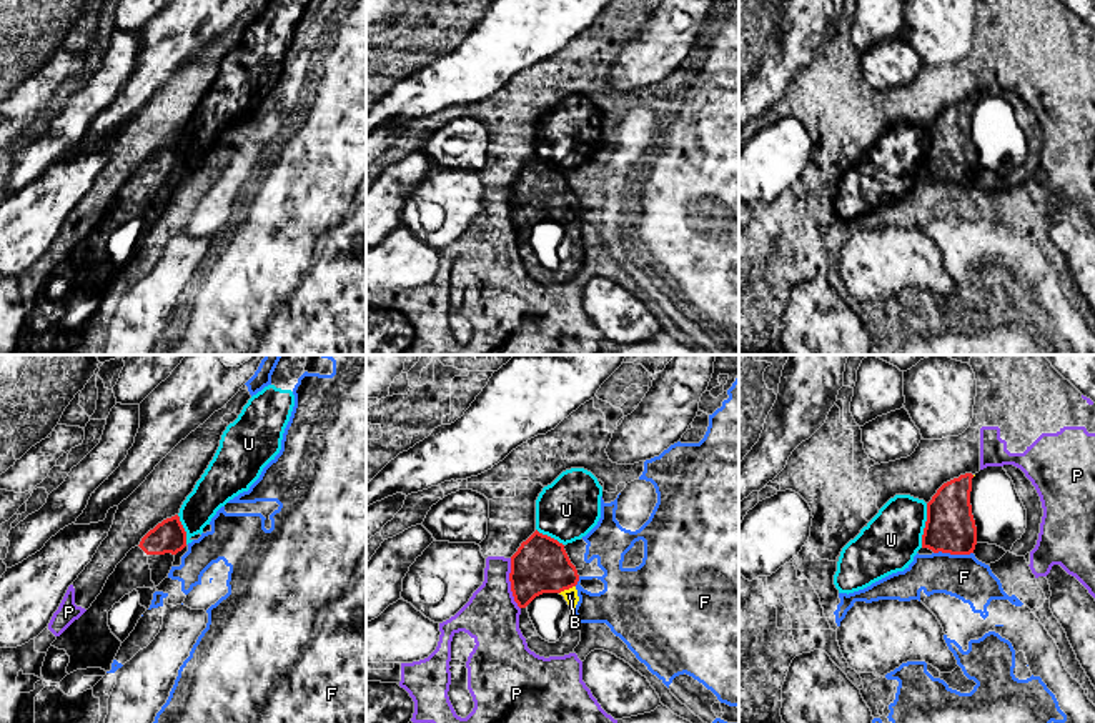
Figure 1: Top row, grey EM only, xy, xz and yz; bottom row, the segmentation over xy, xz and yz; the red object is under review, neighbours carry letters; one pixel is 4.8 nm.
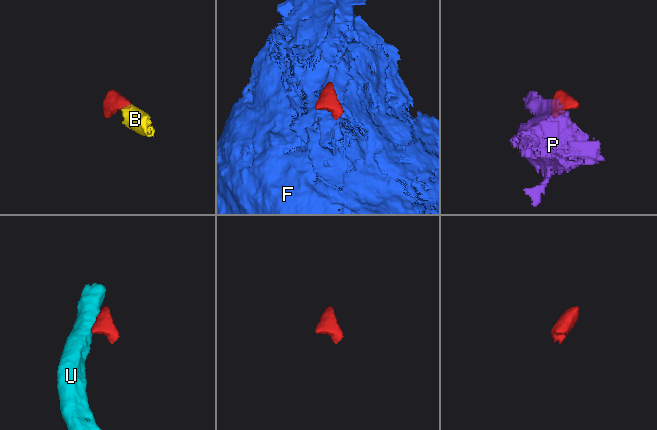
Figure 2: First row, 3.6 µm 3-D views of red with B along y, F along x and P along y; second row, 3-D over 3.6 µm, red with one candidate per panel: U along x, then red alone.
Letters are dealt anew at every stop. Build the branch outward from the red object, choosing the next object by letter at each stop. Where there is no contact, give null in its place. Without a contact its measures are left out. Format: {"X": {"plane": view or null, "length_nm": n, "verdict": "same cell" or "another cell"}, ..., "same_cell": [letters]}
{"B": {"plane": "xz", "length_nm": 90, "verdict": "same cell"}, "F": {"plane": "yz", "length_nm": 190, "verdict": "another cell"}, "P": {"plane": "xz", "length_nm": 260, "verdict": "another cell"}, "U": {"plane": "yz", "length_nm": 220, "verdict": "another cell"}, "same_cell": ["B"]}

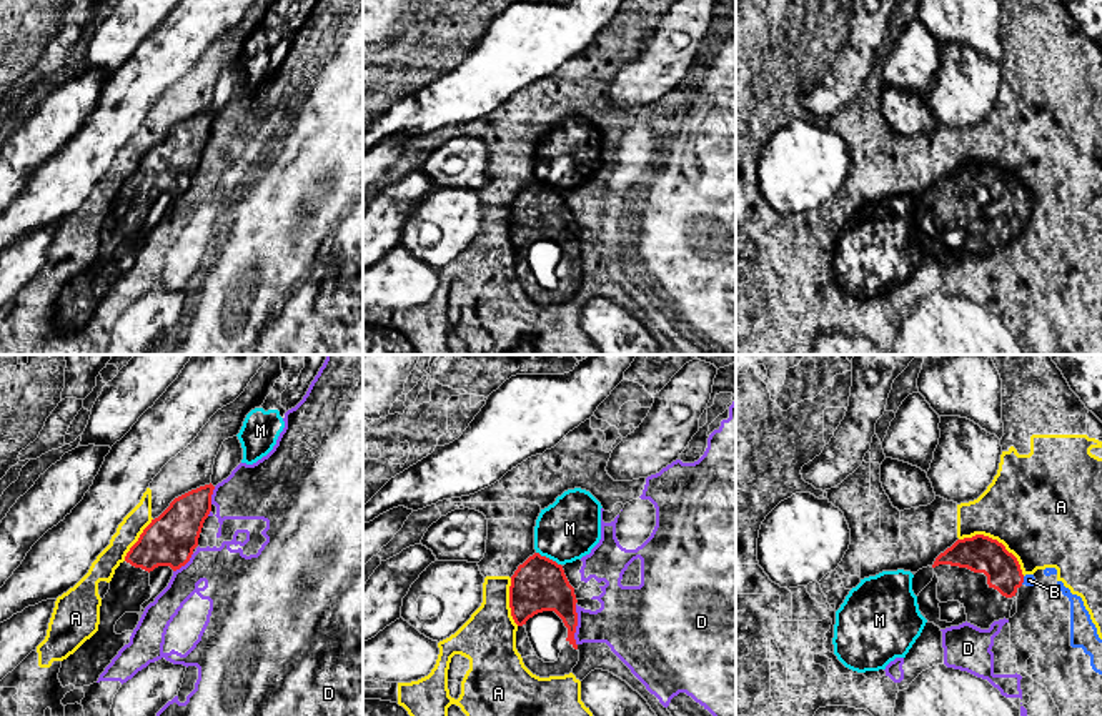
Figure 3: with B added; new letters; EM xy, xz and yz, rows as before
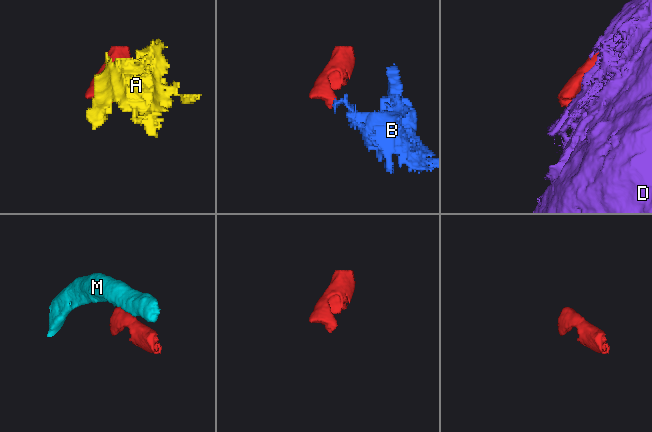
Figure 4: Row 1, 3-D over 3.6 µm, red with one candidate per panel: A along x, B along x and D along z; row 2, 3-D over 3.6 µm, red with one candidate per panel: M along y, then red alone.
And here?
{"A": {"plane": "yz", "length_nm": 360, "verdict": "another cell"}, "B": {"plane": "yz", "length_nm": 40, "verdict": "another cell"}, "D": {"plane": "xz", "length_nm": 200, "verdict": "another cell"}, "M": {"plane": "xz", "length_nm": 140, "verdict": "another cell"}, "same_cell": []}

